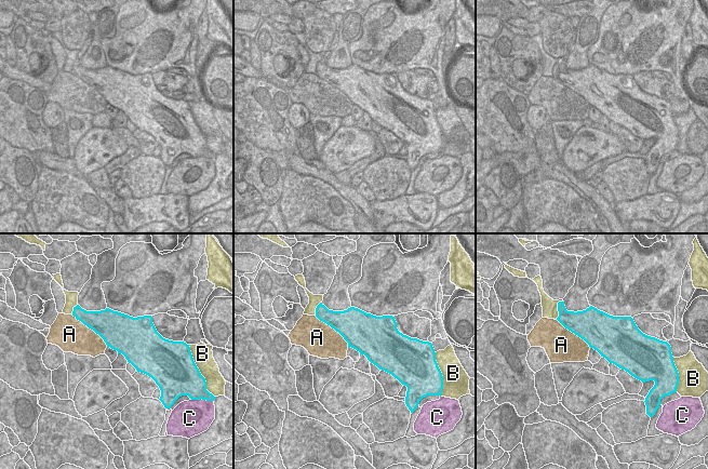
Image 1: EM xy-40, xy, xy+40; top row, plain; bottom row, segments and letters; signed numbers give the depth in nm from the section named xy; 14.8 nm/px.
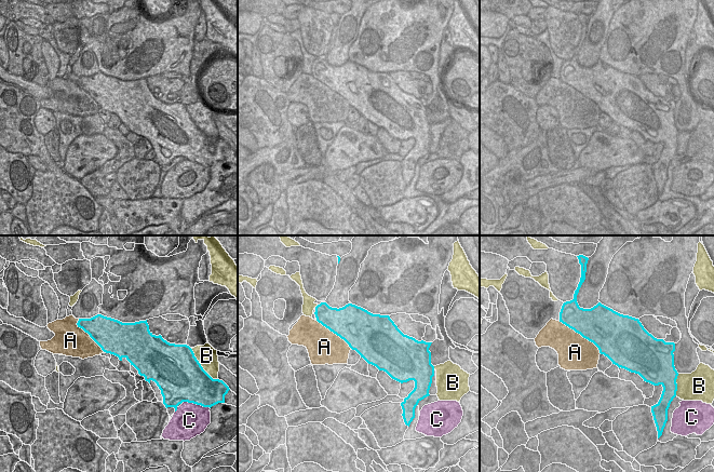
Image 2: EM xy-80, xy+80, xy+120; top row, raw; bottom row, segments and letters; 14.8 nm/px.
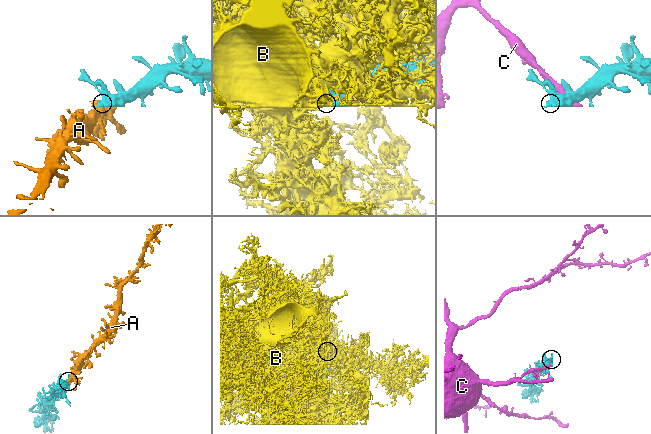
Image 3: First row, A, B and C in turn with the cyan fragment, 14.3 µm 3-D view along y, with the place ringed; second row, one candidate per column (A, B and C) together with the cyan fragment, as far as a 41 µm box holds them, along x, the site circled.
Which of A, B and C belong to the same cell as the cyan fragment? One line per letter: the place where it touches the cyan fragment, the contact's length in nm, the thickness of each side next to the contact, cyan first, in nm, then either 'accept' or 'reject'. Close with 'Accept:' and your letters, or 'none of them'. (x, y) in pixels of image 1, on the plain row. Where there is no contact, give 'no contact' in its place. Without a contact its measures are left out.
A: xy-40 (91, 86) | 700 nm | 400/460 nm | accept
B: xy-40 (199, 130) | 900 nm | 500/300 nm | reject
C: xy-40 (202, 157) | 340 nm | 380/460 nm | reject
Accept: A

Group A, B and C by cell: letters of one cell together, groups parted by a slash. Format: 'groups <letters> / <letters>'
groups A / B / C

